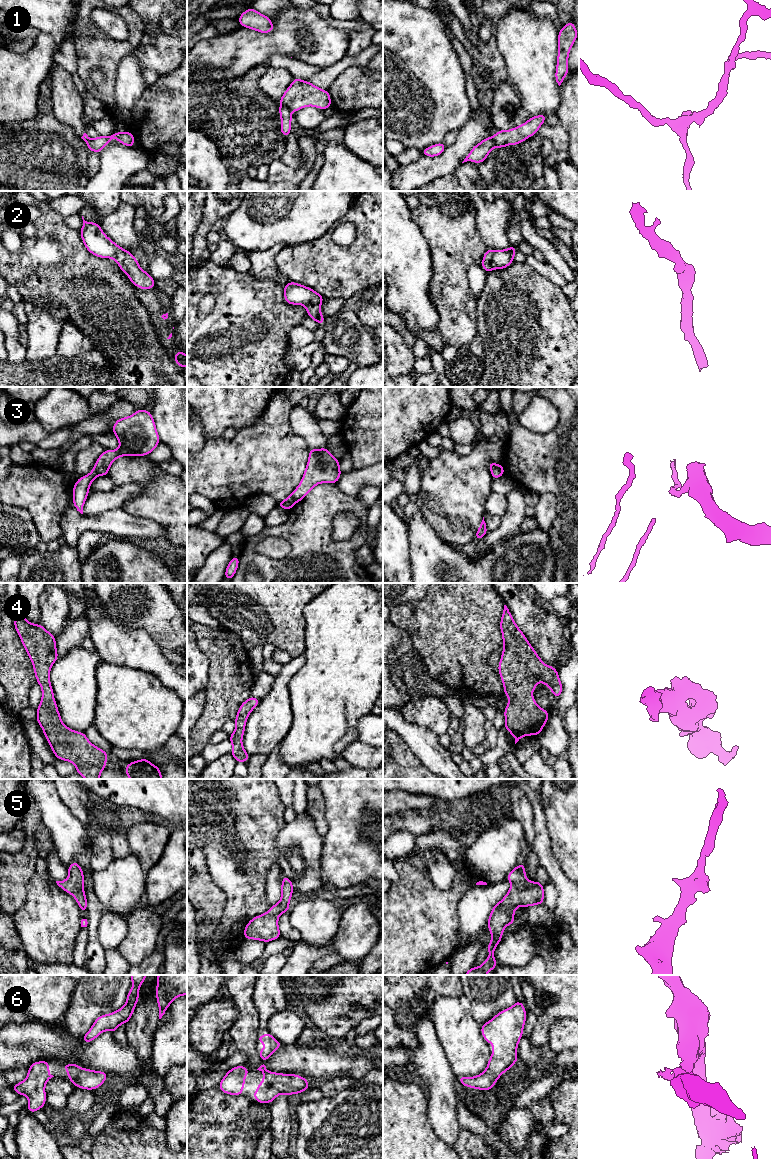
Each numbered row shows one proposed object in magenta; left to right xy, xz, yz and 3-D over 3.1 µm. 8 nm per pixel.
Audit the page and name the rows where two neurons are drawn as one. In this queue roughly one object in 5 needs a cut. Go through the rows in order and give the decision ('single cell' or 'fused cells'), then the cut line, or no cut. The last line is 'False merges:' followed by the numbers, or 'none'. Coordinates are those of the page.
1: fused cells; cut xz (280, 105), (290, 109)
2: single cell; cut none
3: fused cells; cut xy (94, 466), (99, 474)
4: single cell; cut none
5: single cell; cut none
6: single cell; cut none
False merges: 1, 3

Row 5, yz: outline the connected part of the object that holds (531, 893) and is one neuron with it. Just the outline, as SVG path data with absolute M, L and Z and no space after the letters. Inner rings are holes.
M525 862L517 865L505 880L512 882L511 887L504 898L493 906L487 921L492 936L492 940L486 946L490 954L480 967L472 967L464 975L486 975L499 964L494 959L494 950L502 940L504 928L515 923L514 912L517 907L544 904L544 885L539 880L527 880Z

